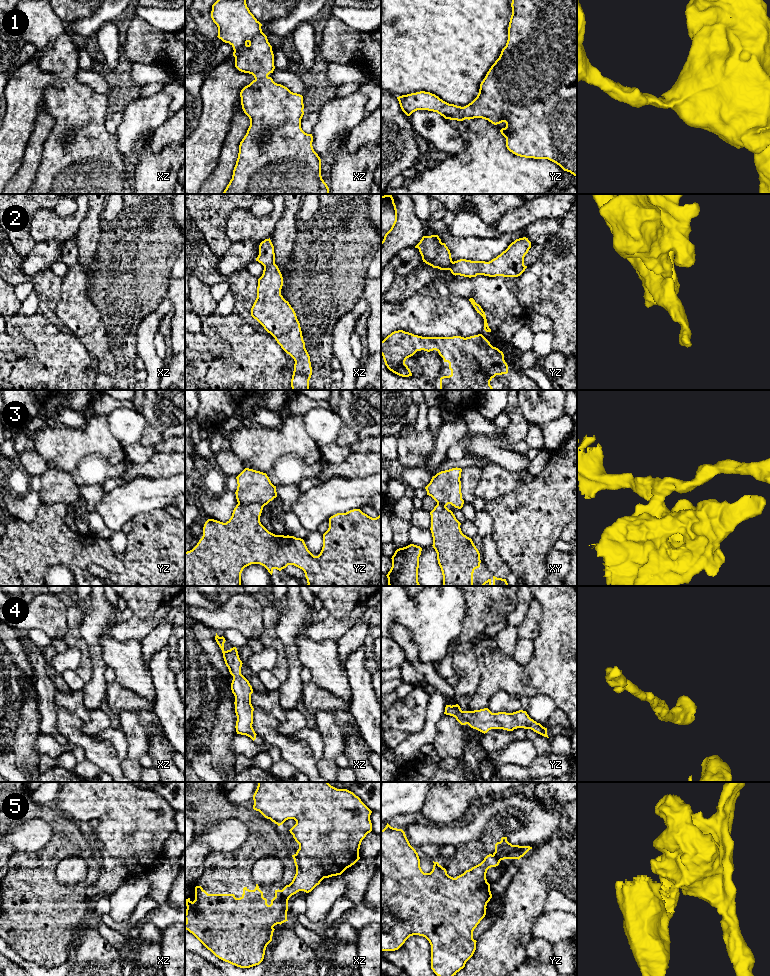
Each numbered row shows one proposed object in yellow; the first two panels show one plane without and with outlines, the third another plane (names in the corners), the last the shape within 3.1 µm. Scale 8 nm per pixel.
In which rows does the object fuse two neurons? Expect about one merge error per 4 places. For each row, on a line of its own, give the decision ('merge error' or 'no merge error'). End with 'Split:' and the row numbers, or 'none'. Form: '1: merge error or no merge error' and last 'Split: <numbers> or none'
1: no merge error
2: merge error
3: merge error
4: no merge error
5: merge error
Split: 2, 3, 5

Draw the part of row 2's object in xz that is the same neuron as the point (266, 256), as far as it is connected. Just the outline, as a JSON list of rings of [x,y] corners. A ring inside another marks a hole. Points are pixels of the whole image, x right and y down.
[[[265,239],[259,245],[259,255],[256,261],[261,263],[263,266],[268,266],[275,263],[274,246],[269,239]]]

